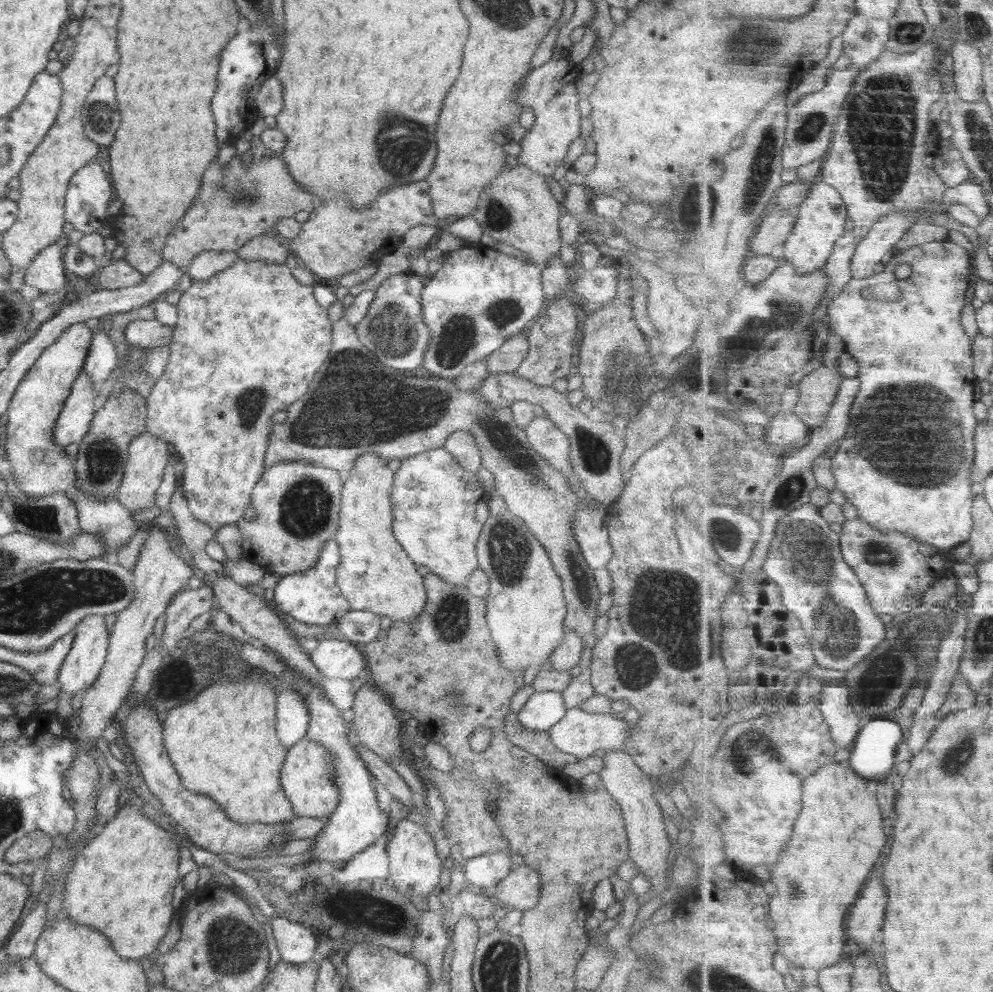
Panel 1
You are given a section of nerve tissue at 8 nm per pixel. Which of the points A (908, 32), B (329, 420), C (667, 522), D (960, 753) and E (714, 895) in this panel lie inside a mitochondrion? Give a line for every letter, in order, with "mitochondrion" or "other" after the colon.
A: mitochondrion
B: mitochondrion
C: other
D: mitochondrion
E: other

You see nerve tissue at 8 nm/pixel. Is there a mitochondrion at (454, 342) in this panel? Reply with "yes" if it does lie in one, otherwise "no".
yes

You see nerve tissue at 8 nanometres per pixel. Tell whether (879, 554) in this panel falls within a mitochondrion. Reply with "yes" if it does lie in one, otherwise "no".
yes

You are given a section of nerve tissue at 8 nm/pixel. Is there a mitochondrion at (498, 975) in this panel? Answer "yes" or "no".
yes

